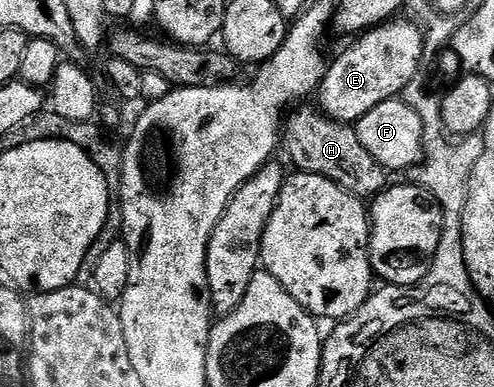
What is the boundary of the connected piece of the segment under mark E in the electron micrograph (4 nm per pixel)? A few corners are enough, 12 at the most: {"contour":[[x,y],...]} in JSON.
{"contour":[[396,17],[330,60],[317,100],[354,125],[420,78],[425,35]]}

